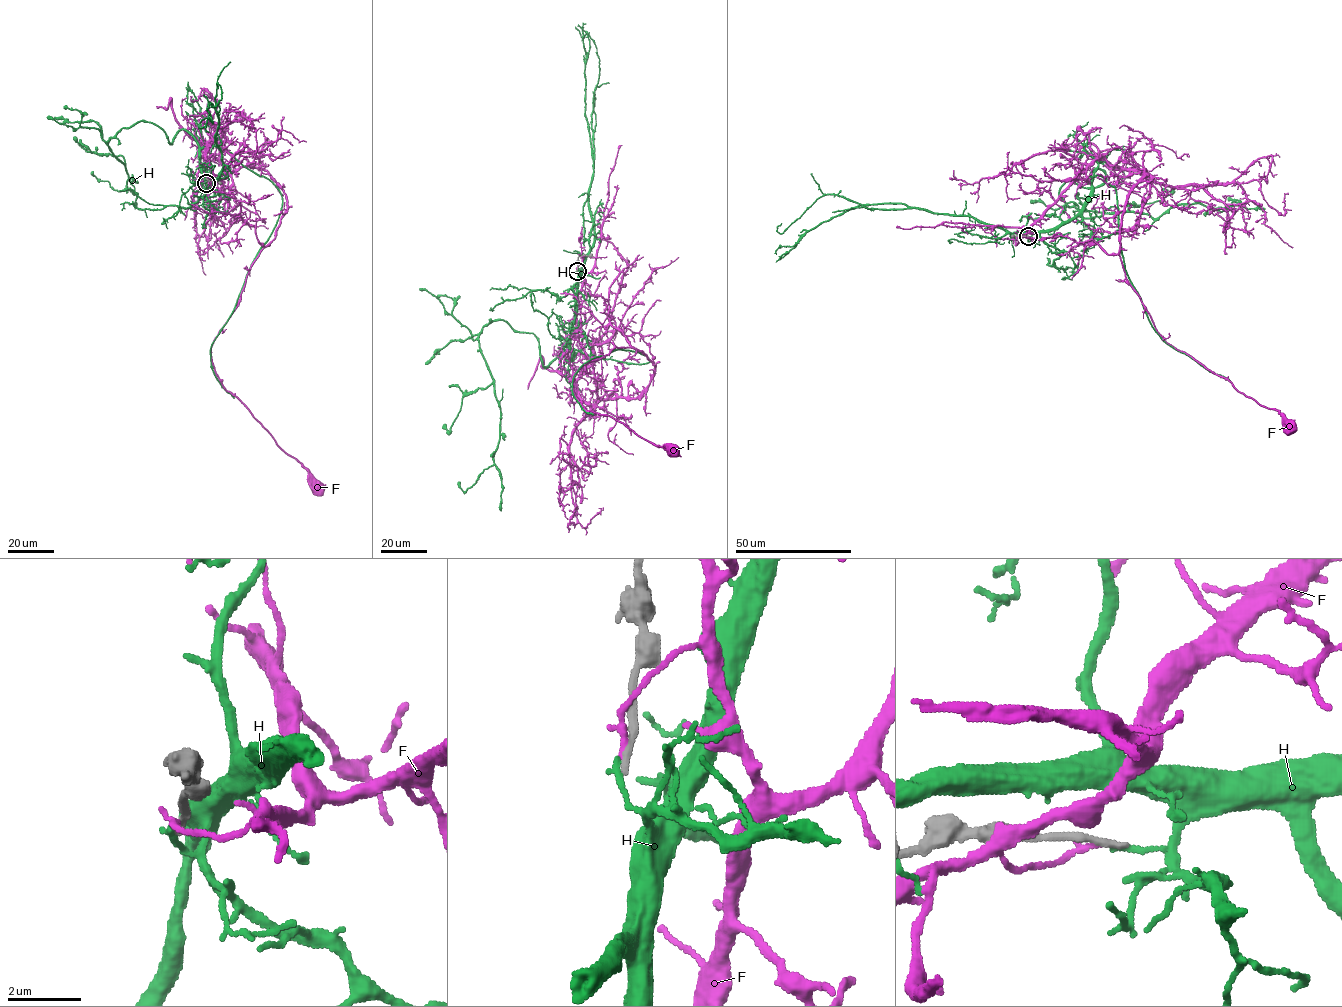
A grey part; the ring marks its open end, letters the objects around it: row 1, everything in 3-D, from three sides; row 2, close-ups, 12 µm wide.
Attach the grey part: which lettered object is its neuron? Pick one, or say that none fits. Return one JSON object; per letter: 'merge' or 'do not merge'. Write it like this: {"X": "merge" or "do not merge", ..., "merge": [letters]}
{"F": "do not merge", "H": "do not merge", "merge": []}

